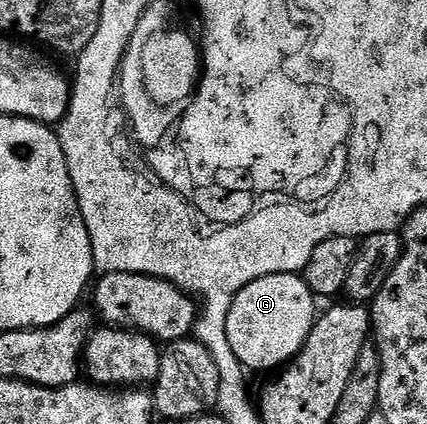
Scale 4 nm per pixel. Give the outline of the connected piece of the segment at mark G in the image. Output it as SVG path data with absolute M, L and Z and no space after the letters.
M294 272L257 278L238 292L229 310L227 337L244 369L274 373L290 364L313 330L317 319L315 303L317 297L307 281Z

